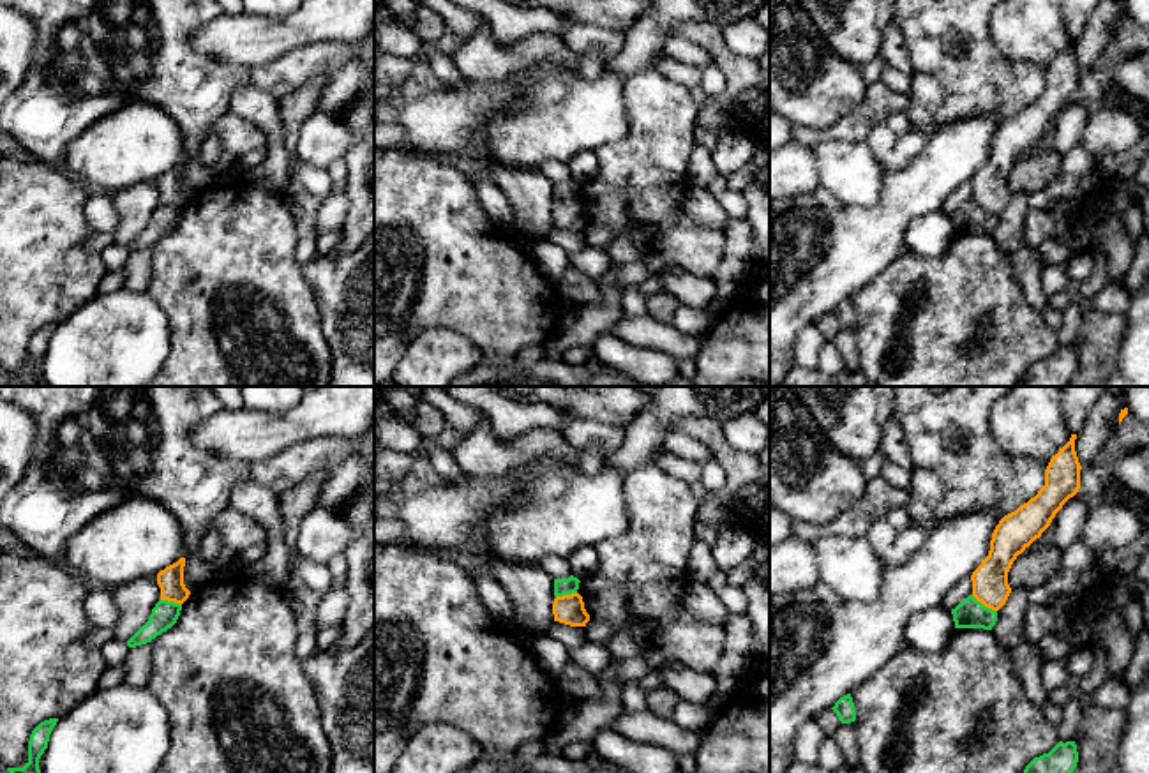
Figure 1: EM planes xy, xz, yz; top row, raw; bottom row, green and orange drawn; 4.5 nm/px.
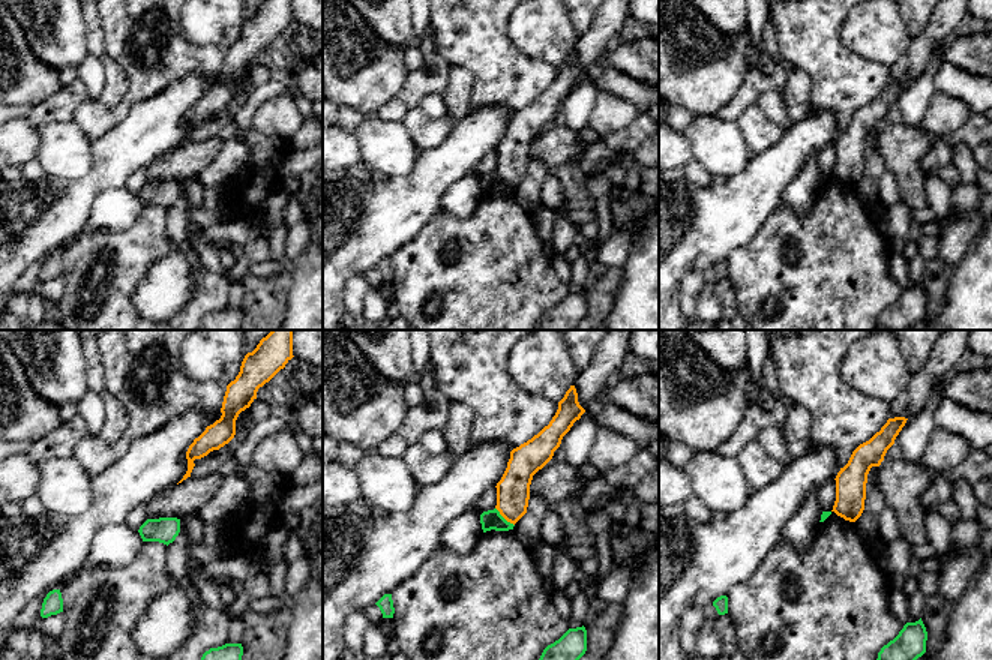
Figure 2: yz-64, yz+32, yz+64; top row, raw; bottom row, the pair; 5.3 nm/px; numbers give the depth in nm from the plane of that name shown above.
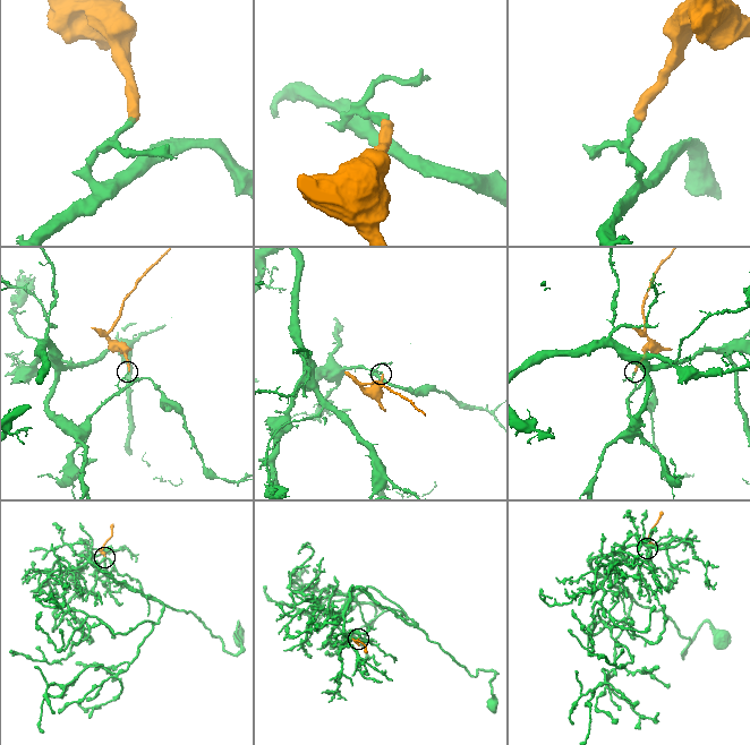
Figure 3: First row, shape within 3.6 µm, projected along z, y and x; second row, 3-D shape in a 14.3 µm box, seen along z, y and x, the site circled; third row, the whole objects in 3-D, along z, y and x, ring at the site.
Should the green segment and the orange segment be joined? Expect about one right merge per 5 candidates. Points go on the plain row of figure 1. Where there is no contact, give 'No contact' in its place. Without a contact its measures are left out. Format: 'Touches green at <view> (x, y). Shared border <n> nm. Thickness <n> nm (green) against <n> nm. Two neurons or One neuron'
Touches green at yz (982, 209). Shared border 140 nm. Thickness 140 nm (green) against 160 nm. Two neurons

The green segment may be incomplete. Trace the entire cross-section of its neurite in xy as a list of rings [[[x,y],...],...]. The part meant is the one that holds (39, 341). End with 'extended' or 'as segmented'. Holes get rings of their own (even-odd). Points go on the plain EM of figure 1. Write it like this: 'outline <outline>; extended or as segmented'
outline [[[58,323],[44,325],[32,335],[30,346],[28,346],[28,367],[23,372],[7,372],[7,376],[18,386],[44,386],[39,374],[39,364],[48,353],[49,339],[56,330],[56,326]]]; as segmented

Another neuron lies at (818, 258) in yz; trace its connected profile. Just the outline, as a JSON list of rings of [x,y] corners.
[[[994,115],[939,125],[904,169],[886,173],[875,206],[838,205],[835,210],[821,210],[794,205],[785,212],[770,214],[770,385],[780,386],[796,365],[798,334],[874,281],[902,252],[909,224],[939,210],[960,184],[973,180],[988,161],[999,125]]]

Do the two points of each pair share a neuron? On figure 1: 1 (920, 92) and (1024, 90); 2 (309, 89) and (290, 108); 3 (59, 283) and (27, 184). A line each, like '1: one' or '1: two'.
1: two
2: one
3: one

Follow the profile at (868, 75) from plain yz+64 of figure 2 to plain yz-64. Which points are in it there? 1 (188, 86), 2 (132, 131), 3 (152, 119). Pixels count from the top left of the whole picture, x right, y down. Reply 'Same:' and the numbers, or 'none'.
Same: none

